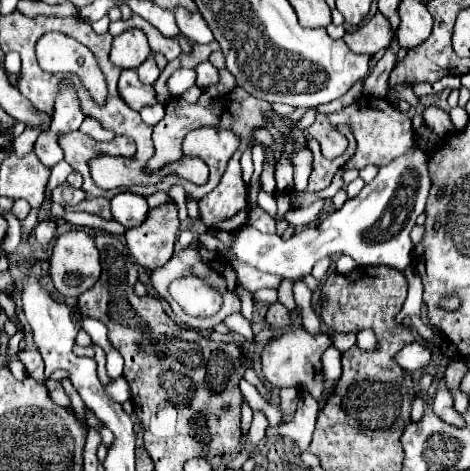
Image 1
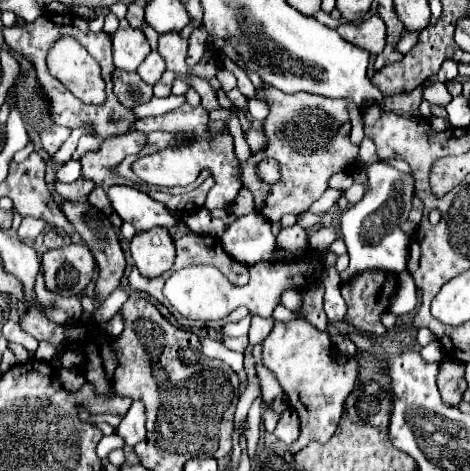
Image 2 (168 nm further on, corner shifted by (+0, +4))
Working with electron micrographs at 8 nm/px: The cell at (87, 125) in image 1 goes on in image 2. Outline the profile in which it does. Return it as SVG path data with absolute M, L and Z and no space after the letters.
M86 134L86 136L82 136L80 142L78 142L78 148L76 148L76 156L74 156L74 158L78 160L80 154L84 154L84 152L88 152L88 150L94 150L94 148L98 148L98 146L100 146L98 138L92 136L92 134Z

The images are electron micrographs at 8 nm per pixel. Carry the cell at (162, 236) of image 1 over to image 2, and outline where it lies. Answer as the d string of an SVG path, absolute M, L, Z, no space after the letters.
M166 228L138 232L130 240L130 252L142 276L154 278L170 270L174 264L174 240Z

